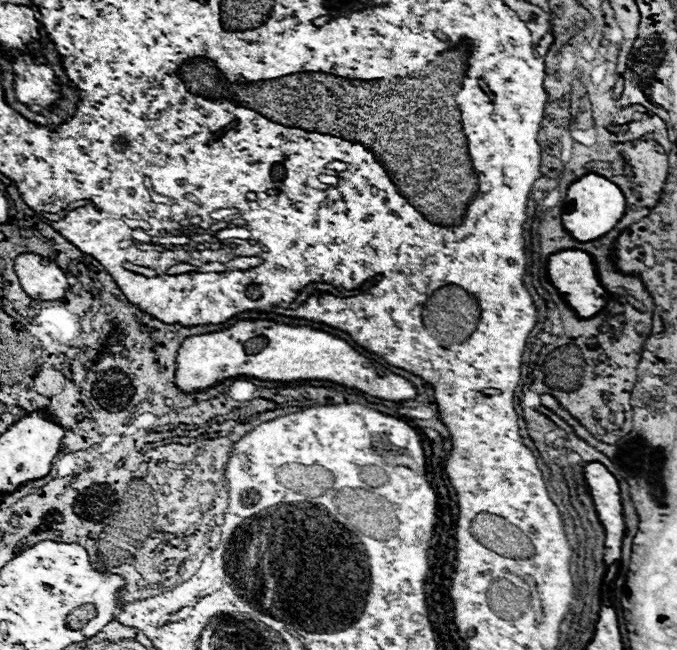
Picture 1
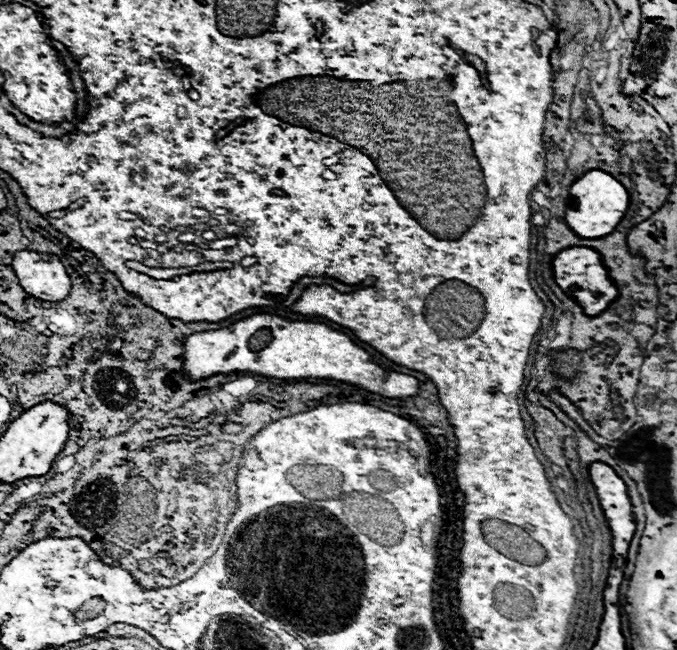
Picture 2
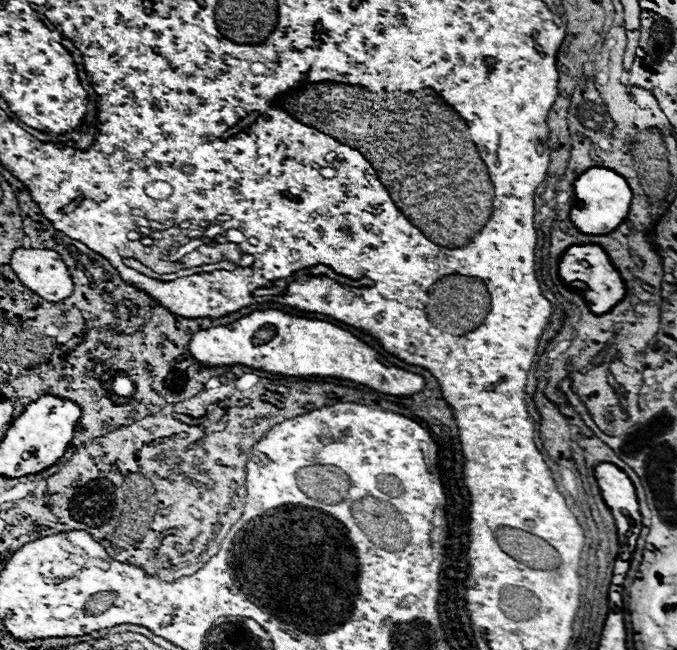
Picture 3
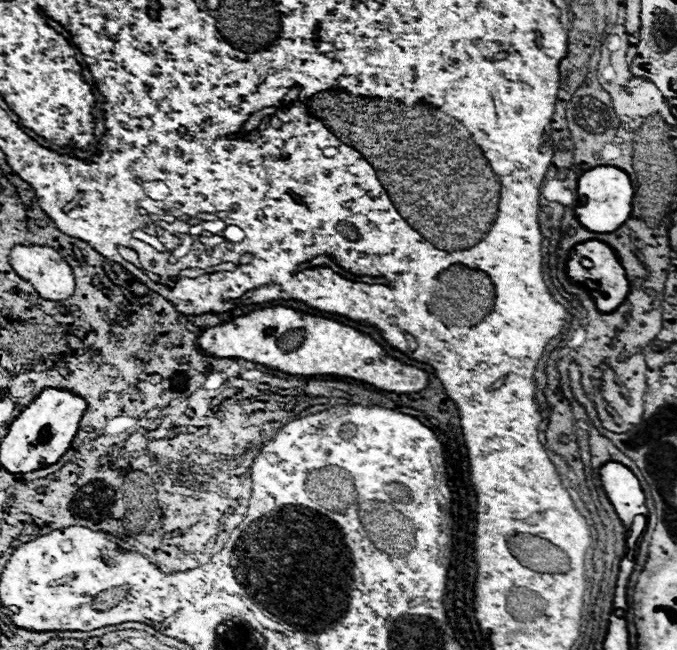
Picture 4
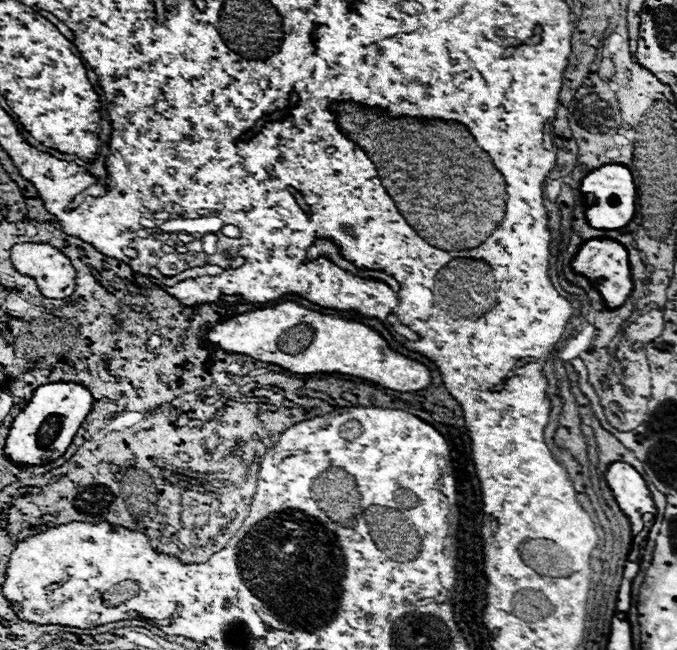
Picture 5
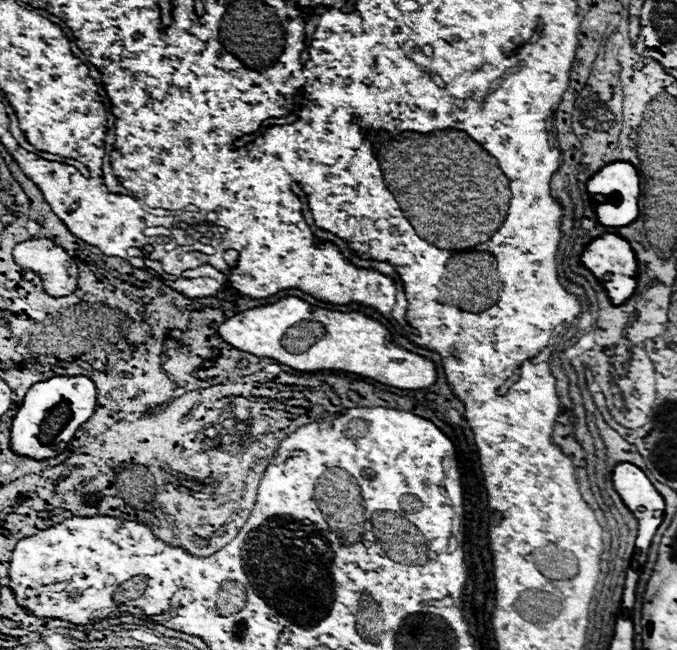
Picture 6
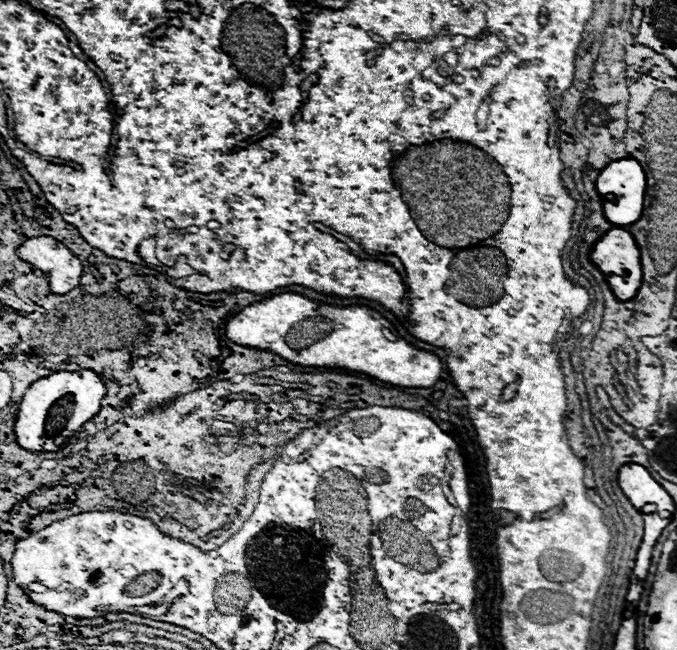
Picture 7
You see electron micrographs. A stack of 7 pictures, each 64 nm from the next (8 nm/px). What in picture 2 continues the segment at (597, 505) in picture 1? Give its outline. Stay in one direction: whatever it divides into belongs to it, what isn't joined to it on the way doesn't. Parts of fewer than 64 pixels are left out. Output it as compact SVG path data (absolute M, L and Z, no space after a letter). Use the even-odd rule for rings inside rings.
M604 462L590 464L588 472L590 472L590 480L596 488L596 496L600 500L604 518L608 520L608 526L610 526L613 557L625 556L636 530L636 523L632 520L632 506L630 506L630 500L626 494L626 484ZM618 529L622 532L620 535L626 536L616 536L615 532L618 532Z

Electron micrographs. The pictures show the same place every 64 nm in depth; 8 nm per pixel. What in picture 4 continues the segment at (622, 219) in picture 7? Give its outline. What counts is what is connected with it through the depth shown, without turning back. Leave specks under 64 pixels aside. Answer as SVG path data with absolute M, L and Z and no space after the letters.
M596 166L586 170L576 184L576 192L582 198L582 208L574 208L576 220L588 228L590 232L598 234L608 234L620 228L632 212L632 198L634 198L634 188L630 184L630 178L626 172L614 166Z

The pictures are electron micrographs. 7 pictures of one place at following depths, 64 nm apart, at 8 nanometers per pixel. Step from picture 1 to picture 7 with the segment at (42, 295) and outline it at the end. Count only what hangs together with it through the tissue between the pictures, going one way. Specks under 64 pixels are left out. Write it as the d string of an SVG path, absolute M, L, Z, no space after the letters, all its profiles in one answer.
M50 236L26 240L24 244L18 246L16 254L20 256L20 260L44 272L52 294L64 296L80 284L82 276L80 260L64 244Z

